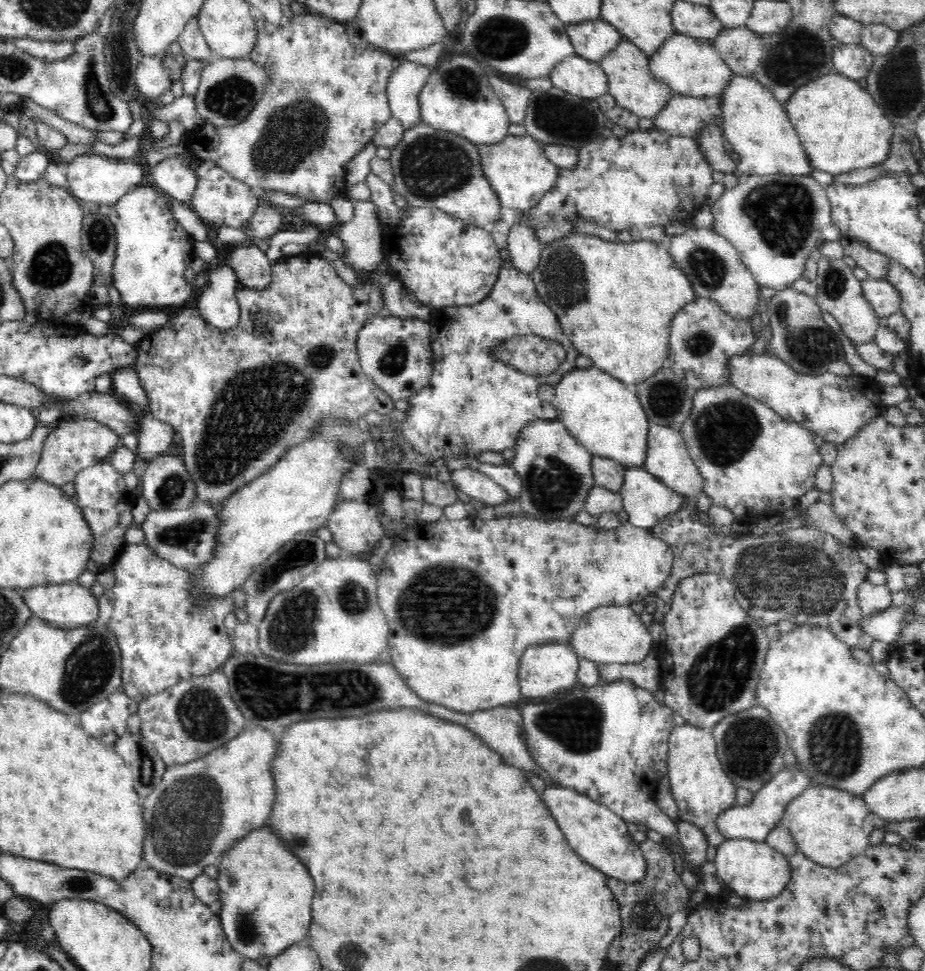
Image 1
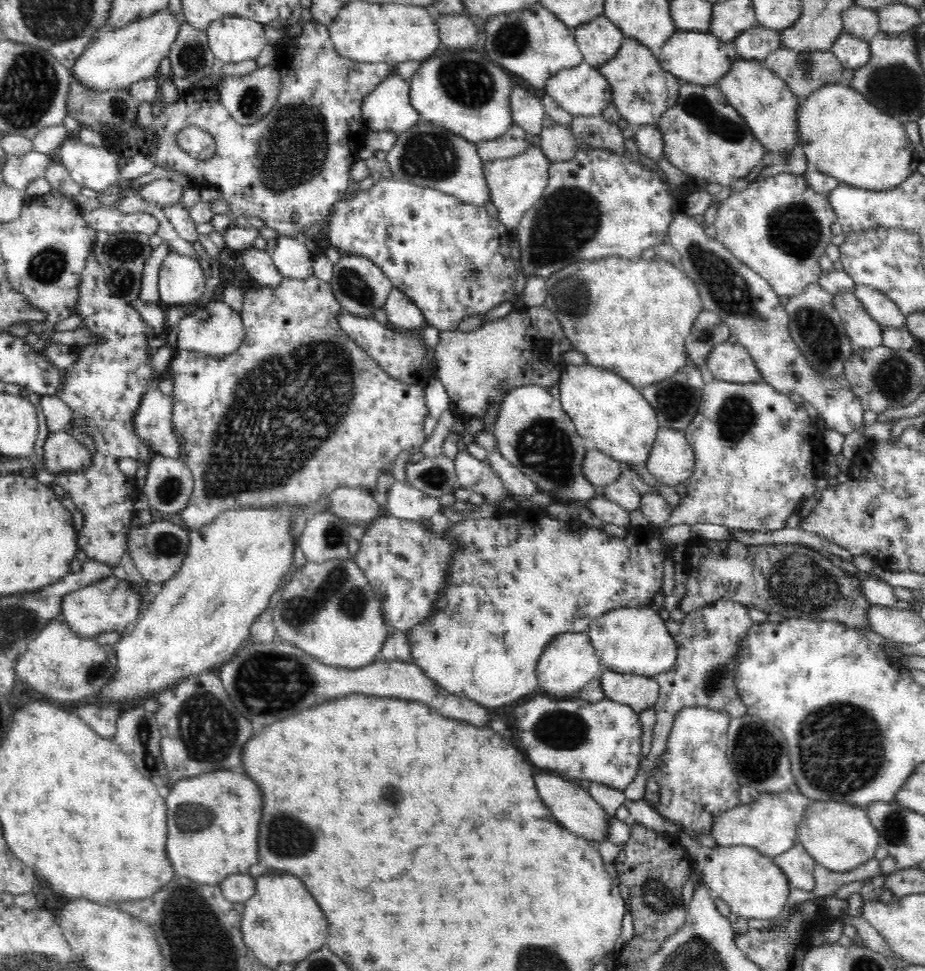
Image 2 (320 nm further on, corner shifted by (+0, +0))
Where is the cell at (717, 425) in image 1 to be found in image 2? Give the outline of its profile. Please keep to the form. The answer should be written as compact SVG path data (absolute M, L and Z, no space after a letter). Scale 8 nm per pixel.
M714 379L708 384L703 384L701 390L701 400L699 402L698 412L696 416L693 416L690 424L685 428L685 437L688 439L690 447L693 449L695 456L695 471L690 479L687 480L685 486L686 496L681 498L679 505L672 509L672 512L668 518L668 522L656 527L662 528L666 525L675 524L698 524L698 523L710 523L718 524L720 526L726 526L730 529L738 530L780 530L786 526L786 520L797 514L802 506L803 502L814 501L818 495L816 490L816 482L819 478L816 474L816 466L818 466L818 453L822 451L821 445L815 443L813 437L817 431L817 427L812 422L812 417L808 415L806 409L796 406L793 398L790 400L790 396L784 393L778 392L772 385L769 385L766 381L762 380L758 383L729 383L728 381Z

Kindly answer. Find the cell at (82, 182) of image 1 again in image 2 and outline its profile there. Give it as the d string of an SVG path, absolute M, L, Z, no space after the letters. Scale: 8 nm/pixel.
M76 136L68 137L64 140L54 153L55 158L68 170L69 176L79 184L81 189L89 188L98 193L107 190L108 187L115 187L119 176L119 162L115 158L115 153L110 152L107 148L95 147L89 144L84 144Z

